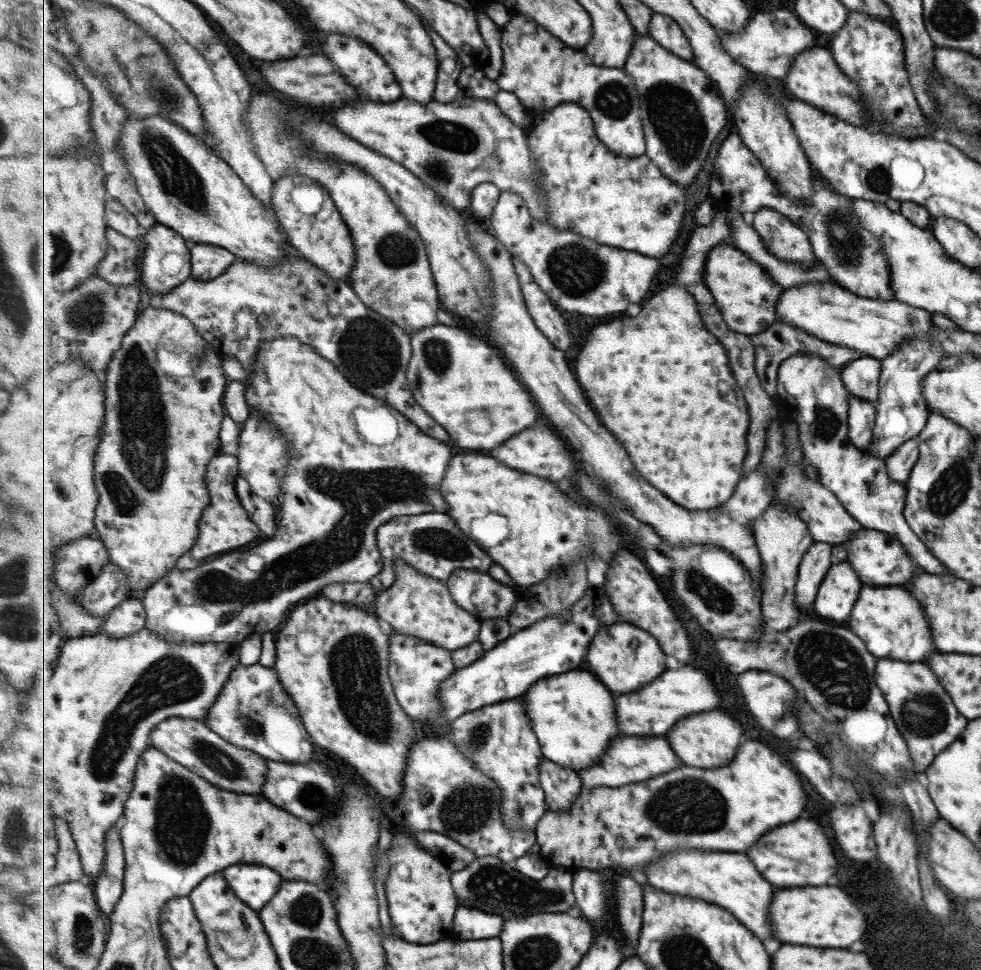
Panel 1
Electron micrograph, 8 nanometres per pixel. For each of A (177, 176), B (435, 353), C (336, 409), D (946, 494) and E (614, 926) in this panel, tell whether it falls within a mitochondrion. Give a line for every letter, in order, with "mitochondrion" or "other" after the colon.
A: mitochondrion
B: mitochondrion
C: other
D: mitochondrion
E: other

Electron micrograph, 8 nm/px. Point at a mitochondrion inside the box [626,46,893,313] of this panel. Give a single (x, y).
(678, 127)

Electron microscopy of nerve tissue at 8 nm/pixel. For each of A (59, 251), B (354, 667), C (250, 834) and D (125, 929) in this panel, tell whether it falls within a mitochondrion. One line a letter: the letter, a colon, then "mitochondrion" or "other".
A: mitochondrion
B: mitochondrion
C: other
D: other

